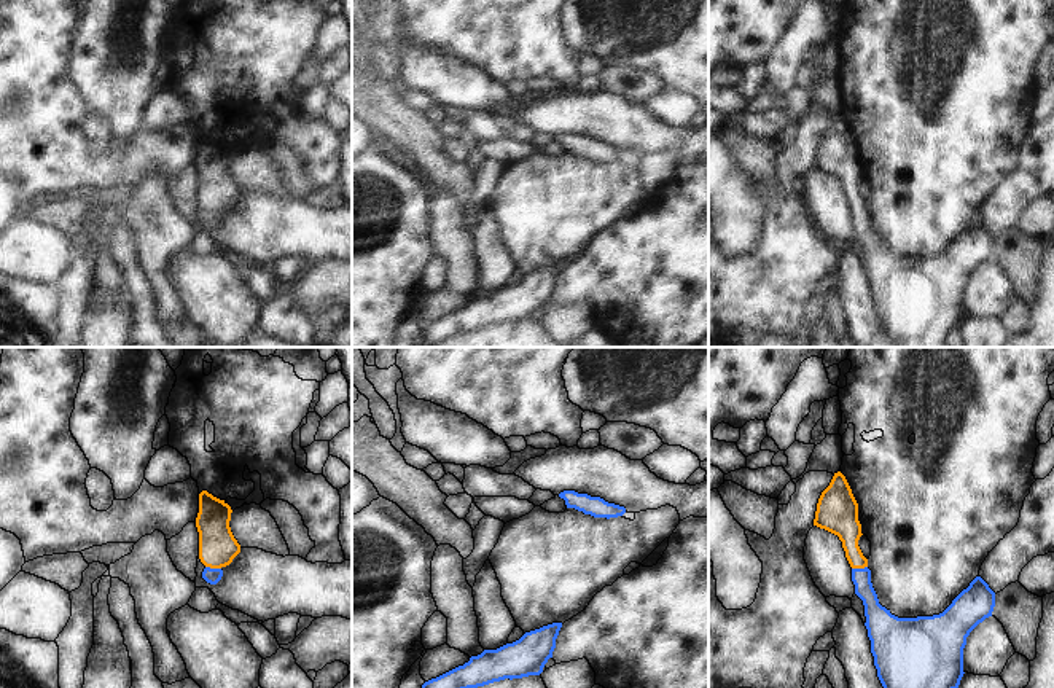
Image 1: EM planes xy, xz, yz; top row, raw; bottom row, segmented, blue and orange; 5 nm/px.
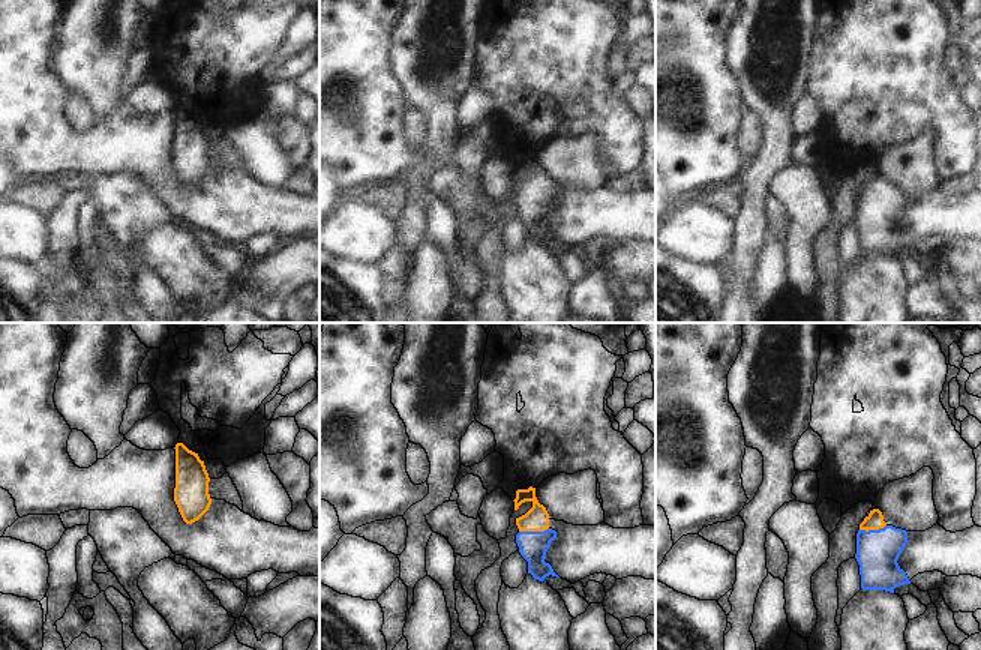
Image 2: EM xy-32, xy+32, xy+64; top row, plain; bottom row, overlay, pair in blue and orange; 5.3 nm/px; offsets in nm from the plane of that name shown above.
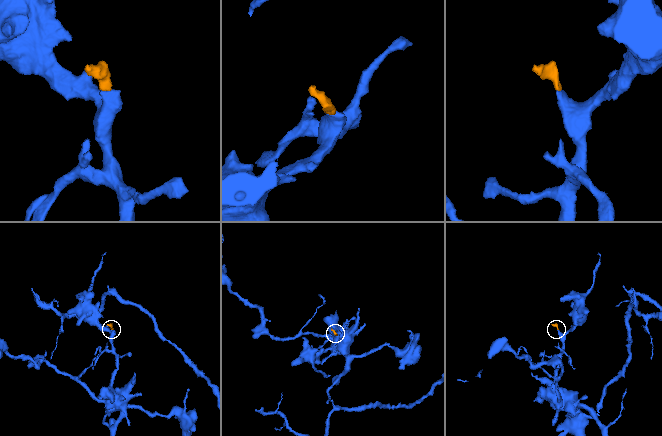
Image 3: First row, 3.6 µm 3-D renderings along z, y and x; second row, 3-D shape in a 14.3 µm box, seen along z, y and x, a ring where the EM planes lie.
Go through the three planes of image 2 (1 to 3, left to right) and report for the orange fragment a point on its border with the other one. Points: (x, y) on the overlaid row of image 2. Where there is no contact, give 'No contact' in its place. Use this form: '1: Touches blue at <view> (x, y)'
1: No contact
2: Touches blue at xy+32 (533, 532)
3: Touches blue at xy+64 (872, 530).

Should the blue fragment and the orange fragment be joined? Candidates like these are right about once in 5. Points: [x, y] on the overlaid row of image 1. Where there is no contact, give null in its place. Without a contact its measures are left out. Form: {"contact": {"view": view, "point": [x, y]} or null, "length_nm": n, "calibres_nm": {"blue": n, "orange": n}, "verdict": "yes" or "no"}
{"contact": {"view": "xy", "point": [214, 569]}, "length_nm": 80, "calibres_nm": {"blue": 80, "orange": 190}, "verdict": "yes"}

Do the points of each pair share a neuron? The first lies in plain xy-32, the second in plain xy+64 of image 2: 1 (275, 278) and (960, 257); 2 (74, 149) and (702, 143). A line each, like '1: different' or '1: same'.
1: same
2: same

